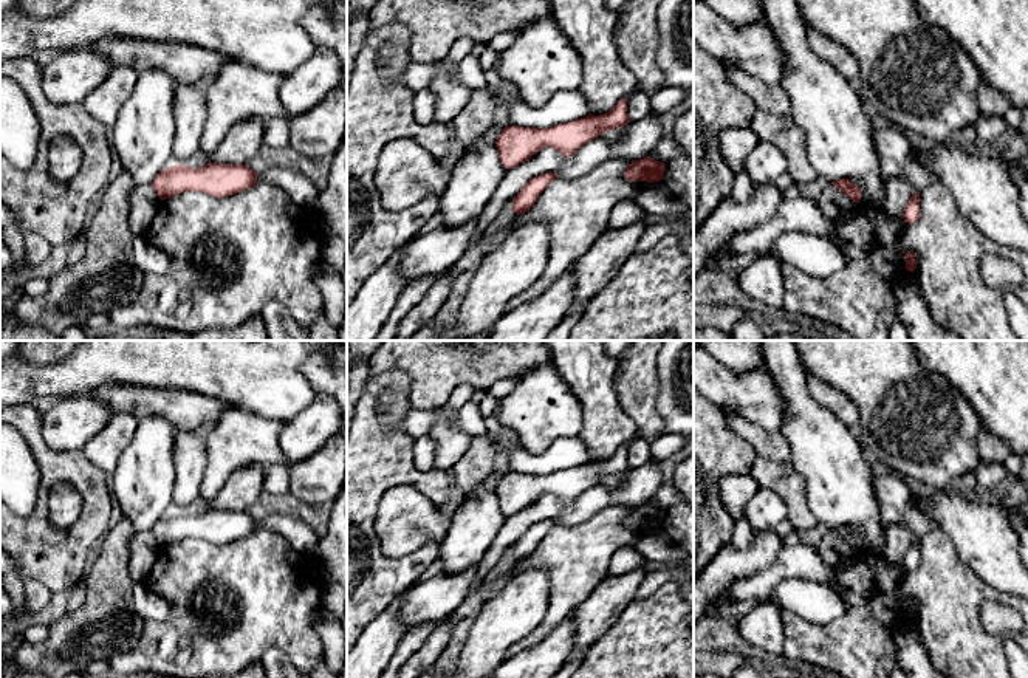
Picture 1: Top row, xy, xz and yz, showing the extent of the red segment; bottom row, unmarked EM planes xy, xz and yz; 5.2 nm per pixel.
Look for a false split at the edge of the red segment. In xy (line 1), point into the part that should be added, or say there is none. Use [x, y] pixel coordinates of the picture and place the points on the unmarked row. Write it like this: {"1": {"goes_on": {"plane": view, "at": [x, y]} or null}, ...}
{"1": {"goes_on": null}}

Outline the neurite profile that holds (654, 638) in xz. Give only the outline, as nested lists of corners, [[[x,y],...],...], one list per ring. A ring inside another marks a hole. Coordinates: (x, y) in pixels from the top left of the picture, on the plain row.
[[[673,580],[666,582],[652,596],[642,601],[633,599],[622,610],[615,625],[588,649],[584,661],[571,678],[694,678],[694,607],[683,598],[678,584]]]

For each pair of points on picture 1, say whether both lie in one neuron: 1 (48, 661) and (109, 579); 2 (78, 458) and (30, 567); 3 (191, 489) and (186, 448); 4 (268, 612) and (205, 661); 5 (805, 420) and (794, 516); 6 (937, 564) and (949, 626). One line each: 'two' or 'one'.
1: one
2: one
3: one
4: one
5: two
6: one

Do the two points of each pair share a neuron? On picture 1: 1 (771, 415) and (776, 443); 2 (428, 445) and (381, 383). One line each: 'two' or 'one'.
1: two
2: two

